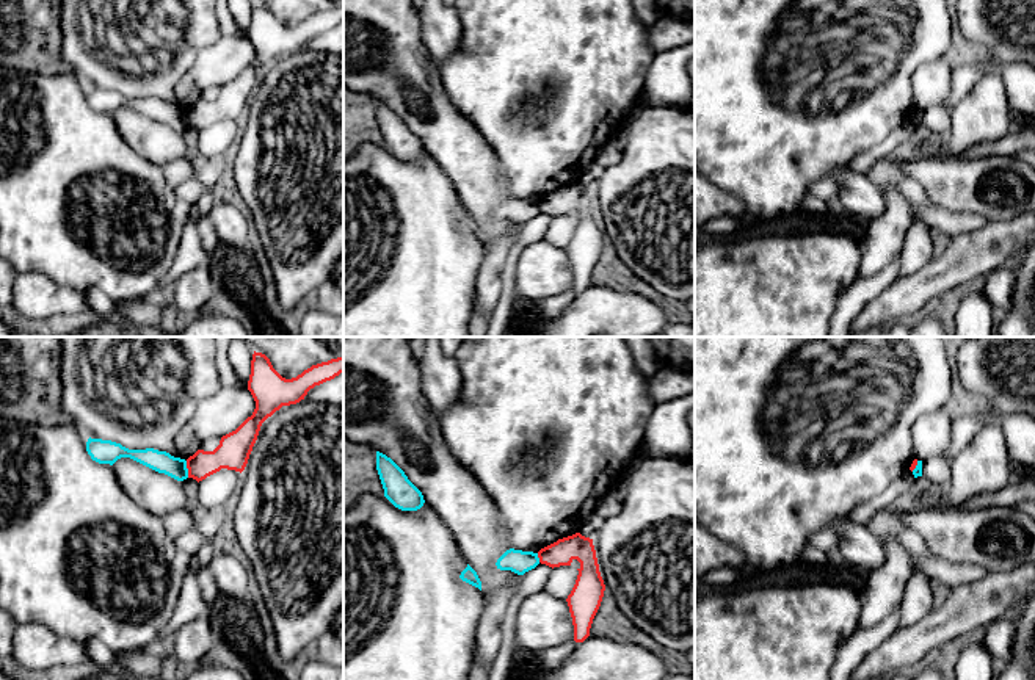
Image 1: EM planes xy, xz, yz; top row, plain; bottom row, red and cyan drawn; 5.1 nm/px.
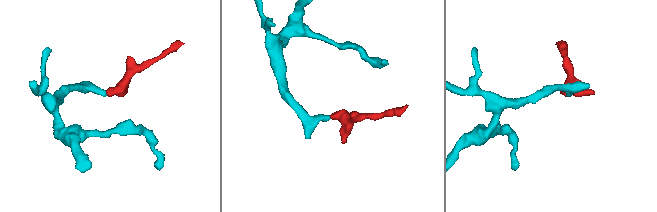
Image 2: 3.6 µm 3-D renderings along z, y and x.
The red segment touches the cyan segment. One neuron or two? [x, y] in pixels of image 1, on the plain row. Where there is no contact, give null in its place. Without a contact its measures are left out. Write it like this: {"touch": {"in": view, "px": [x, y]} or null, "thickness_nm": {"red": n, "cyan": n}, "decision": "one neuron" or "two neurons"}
{"touch": {"in": "xy", "px": [187, 116]}, "thickness_nm": {"red": 170, "cyan": 110}, "decision": "two neurons"}

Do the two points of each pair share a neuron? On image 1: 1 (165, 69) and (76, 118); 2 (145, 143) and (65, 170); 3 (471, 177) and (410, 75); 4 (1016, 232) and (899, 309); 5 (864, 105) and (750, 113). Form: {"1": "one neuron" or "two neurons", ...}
{"1": "two neurons", "2": "two neurons", "3": "one neuron", "4": "one neuron", "5": "one neuron"}

